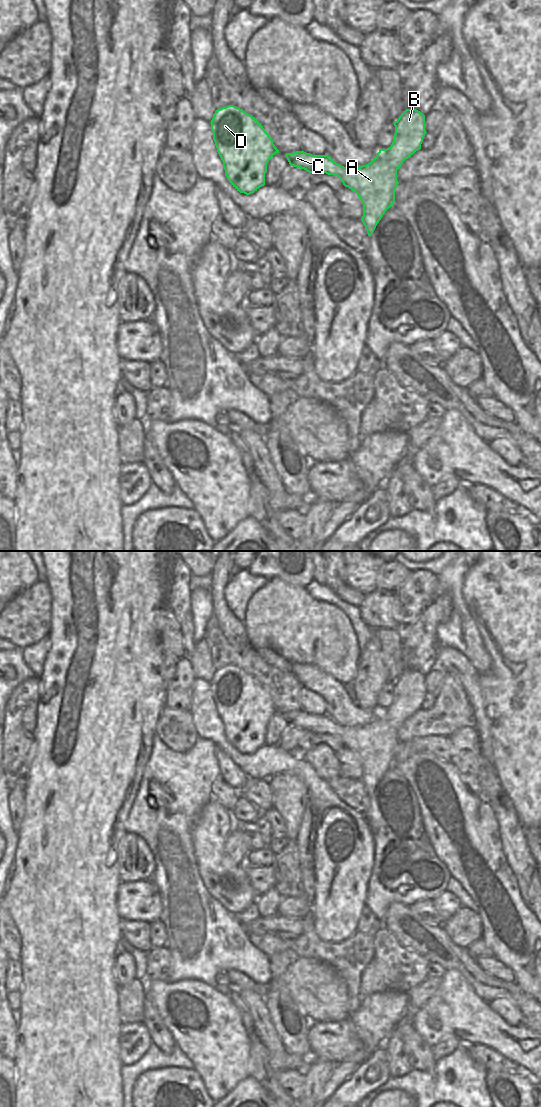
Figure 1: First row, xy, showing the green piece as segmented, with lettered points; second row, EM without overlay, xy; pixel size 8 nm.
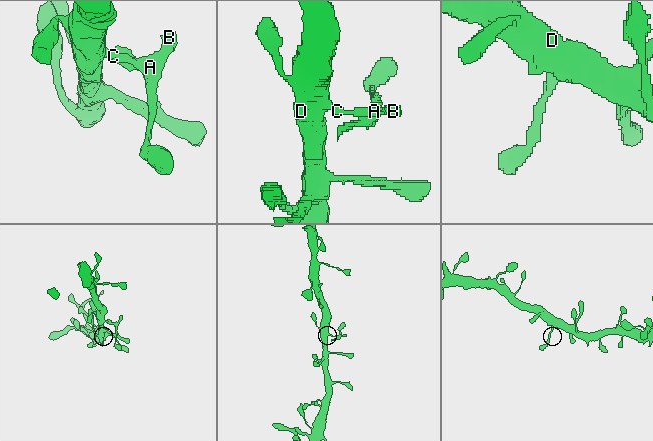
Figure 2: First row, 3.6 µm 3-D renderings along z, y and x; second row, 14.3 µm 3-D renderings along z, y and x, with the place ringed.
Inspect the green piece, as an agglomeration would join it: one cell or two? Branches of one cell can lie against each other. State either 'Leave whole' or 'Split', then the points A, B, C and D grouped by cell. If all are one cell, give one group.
Leave whole. Groups: A B C D.

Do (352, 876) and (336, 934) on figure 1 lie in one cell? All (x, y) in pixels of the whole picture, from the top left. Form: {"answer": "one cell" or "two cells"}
{"answer": "one cell"}

